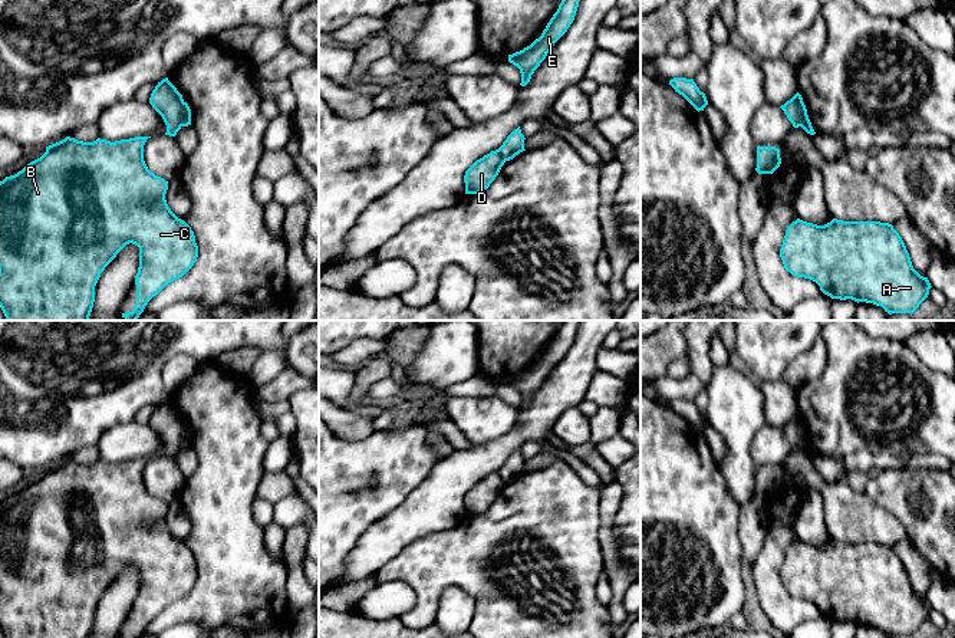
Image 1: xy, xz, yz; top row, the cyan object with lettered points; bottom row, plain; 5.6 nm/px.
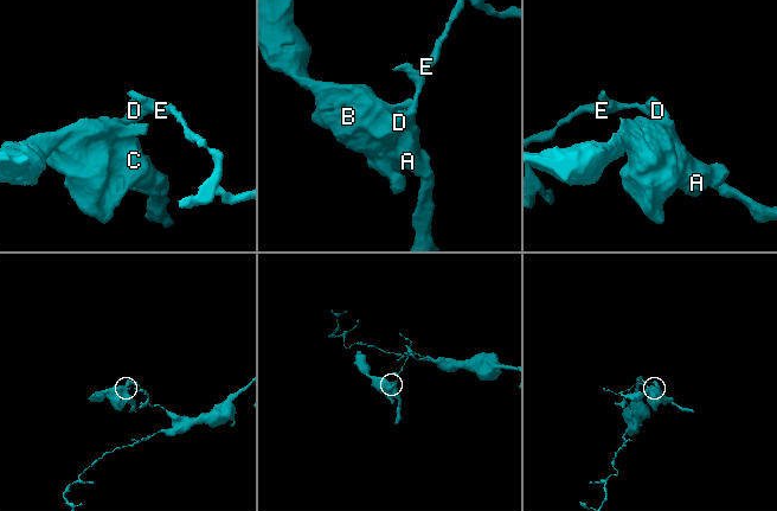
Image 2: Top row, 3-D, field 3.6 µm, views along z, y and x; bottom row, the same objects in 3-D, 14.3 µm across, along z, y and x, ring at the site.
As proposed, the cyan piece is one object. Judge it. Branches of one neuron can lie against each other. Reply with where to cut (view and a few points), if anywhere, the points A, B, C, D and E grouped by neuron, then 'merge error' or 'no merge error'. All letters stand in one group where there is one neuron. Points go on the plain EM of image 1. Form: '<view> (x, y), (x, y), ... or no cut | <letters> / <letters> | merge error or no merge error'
yz (792, 420), (799, 430), (802, 447) | A B C D / E | merge error

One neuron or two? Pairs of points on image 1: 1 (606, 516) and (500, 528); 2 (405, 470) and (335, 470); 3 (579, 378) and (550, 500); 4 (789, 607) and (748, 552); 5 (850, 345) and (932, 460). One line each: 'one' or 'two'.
1: two
2: one
3: two
4: two
5: two

